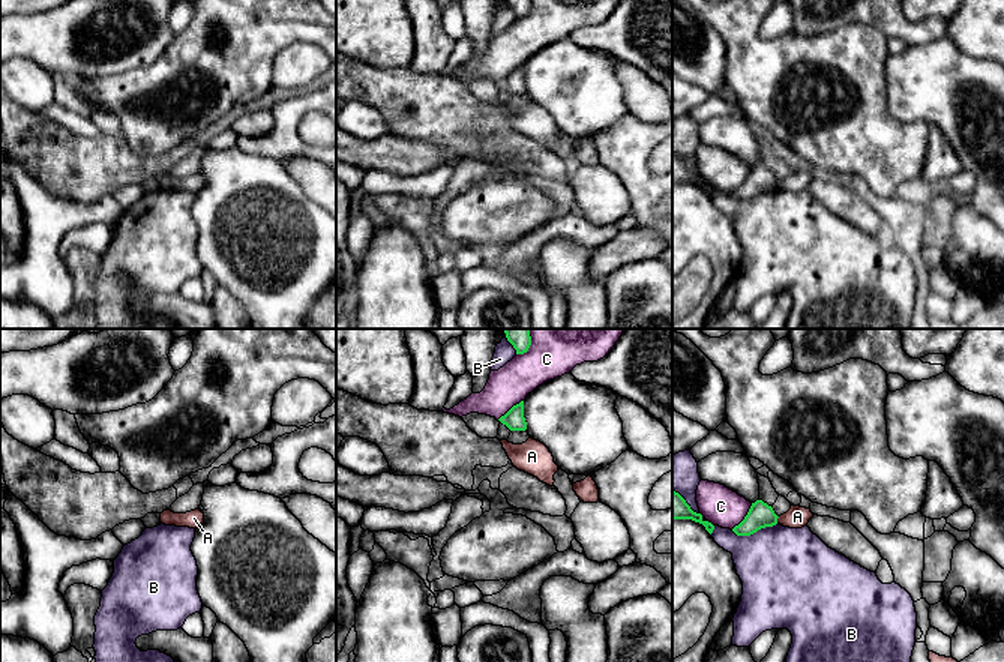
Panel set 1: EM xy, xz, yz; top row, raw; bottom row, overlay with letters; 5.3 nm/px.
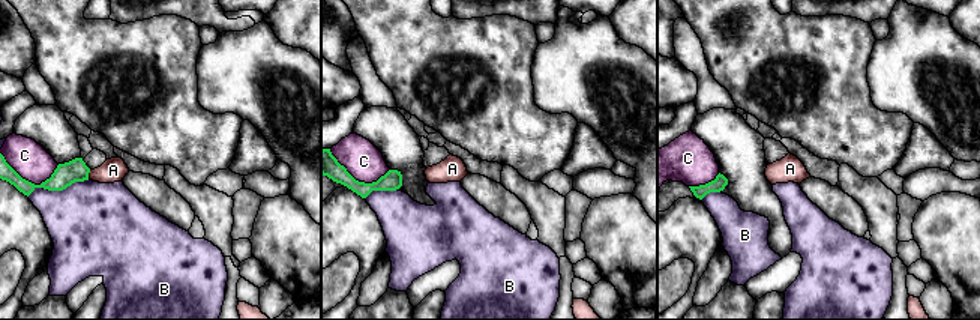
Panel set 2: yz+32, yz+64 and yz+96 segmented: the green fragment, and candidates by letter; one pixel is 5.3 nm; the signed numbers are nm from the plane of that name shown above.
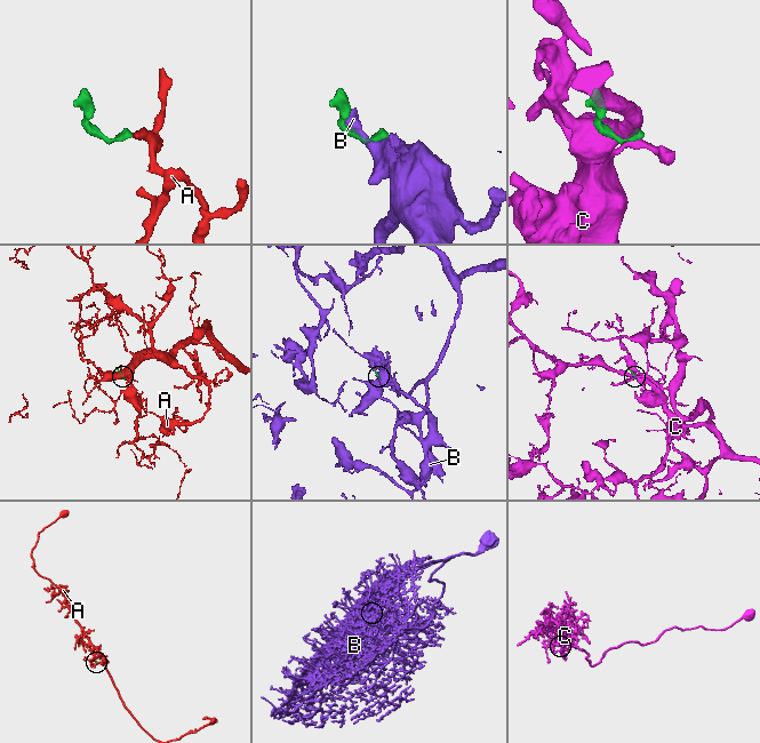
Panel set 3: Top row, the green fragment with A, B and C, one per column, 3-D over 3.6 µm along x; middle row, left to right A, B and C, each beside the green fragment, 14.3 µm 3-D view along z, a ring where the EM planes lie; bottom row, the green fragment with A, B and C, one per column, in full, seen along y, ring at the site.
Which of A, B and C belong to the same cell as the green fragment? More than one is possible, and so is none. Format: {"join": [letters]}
{"join": []}

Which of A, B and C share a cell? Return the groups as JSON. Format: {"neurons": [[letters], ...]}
{"neurons": [["A"], ["B"], ["C"]]}

